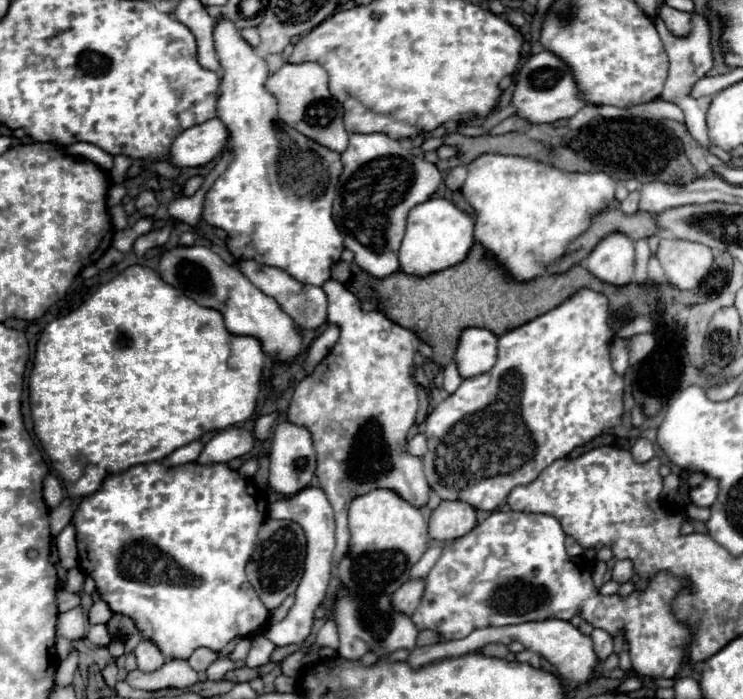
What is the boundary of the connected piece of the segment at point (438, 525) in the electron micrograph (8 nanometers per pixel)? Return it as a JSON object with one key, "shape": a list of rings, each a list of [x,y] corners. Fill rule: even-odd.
{"shape":[[[441,500],[429,518],[429,536],[441,542],[455,540],[471,532],[475,522],[475,508],[467,506],[467,502]]]}

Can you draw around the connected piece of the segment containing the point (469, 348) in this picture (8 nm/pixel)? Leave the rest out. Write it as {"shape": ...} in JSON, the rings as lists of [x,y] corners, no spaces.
{"shape":[[[465,328],[453,360],[461,378],[485,374],[497,360],[497,336],[485,328]]]}

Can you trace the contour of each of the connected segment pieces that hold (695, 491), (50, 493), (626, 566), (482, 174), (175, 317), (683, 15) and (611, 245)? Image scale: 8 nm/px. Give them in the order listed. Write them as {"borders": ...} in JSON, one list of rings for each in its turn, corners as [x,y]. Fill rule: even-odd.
{"borders":[[[[705,478],[697,488],[691,488],[691,490],[689,490],[689,498],[691,498],[691,502],[693,502],[695,506],[705,506],[705,508],[709,508],[709,506],[715,502],[715,498],[717,498],[717,490],[719,490],[717,480]]],[[[47,476],[43,480],[43,500],[49,508],[59,506],[59,502],[63,500],[63,486],[55,476]]],[[[617,560],[611,574],[613,574],[613,580],[617,580],[617,582],[631,580],[633,578],[633,562],[631,560]]],[[[483,154],[471,164],[467,164],[467,180],[461,188],[463,198],[475,210],[475,240],[493,254],[495,262],[507,270],[509,278],[515,282],[531,282],[547,272],[547,266],[563,256],[563,250],[587,230],[587,224],[595,214],[603,214],[615,198],[617,182],[609,174],[587,172],[571,174],[543,162],[535,162],[521,156],[503,154]]],[[[135,264],[135,266],[129,266],[127,270],[123,270],[119,276],[115,276],[111,282],[103,284],[93,296],[89,296],[83,301],[79,308],[69,312],[63,318],[59,317],[53,322],[49,322],[43,328],[39,342],[37,342],[33,368],[29,374],[29,404],[33,400],[33,408],[31,408],[33,432],[39,438],[43,450],[47,452],[51,466],[63,478],[63,484],[65,484],[65,490],[69,492],[69,496],[83,498],[83,496],[93,494],[101,486],[101,482],[107,474],[125,472],[127,468],[131,468],[135,464],[163,460],[173,450],[201,438],[207,432],[223,430],[227,426],[233,426],[237,422],[245,422],[247,418],[251,418],[255,404],[257,404],[259,382],[261,382],[261,372],[263,372],[263,358],[265,358],[265,354],[261,350],[261,344],[255,338],[233,336],[231,332],[227,332],[221,312],[199,306],[185,294],[179,294],[179,290],[175,290],[173,286],[167,286],[167,282],[163,282],[159,278],[159,274],[153,272],[151,268]]],[[[663,4],[659,8],[659,16],[663,18],[663,22],[667,24],[667,30],[679,38],[687,36],[691,32],[691,14],[687,12],[679,12],[667,4]]],[[[609,234],[585,258],[585,268],[599,280],[615,286],[631,284],[635,270],[635,242],[625,234]]]]}

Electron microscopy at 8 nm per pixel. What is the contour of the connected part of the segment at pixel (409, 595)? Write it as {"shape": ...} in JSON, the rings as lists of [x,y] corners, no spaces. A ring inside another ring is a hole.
{"shape":[[[407,580],[395,594],[393,594],[393,608],[403,614],[413,614],[421,602],[425,590],[425,580]]]}

